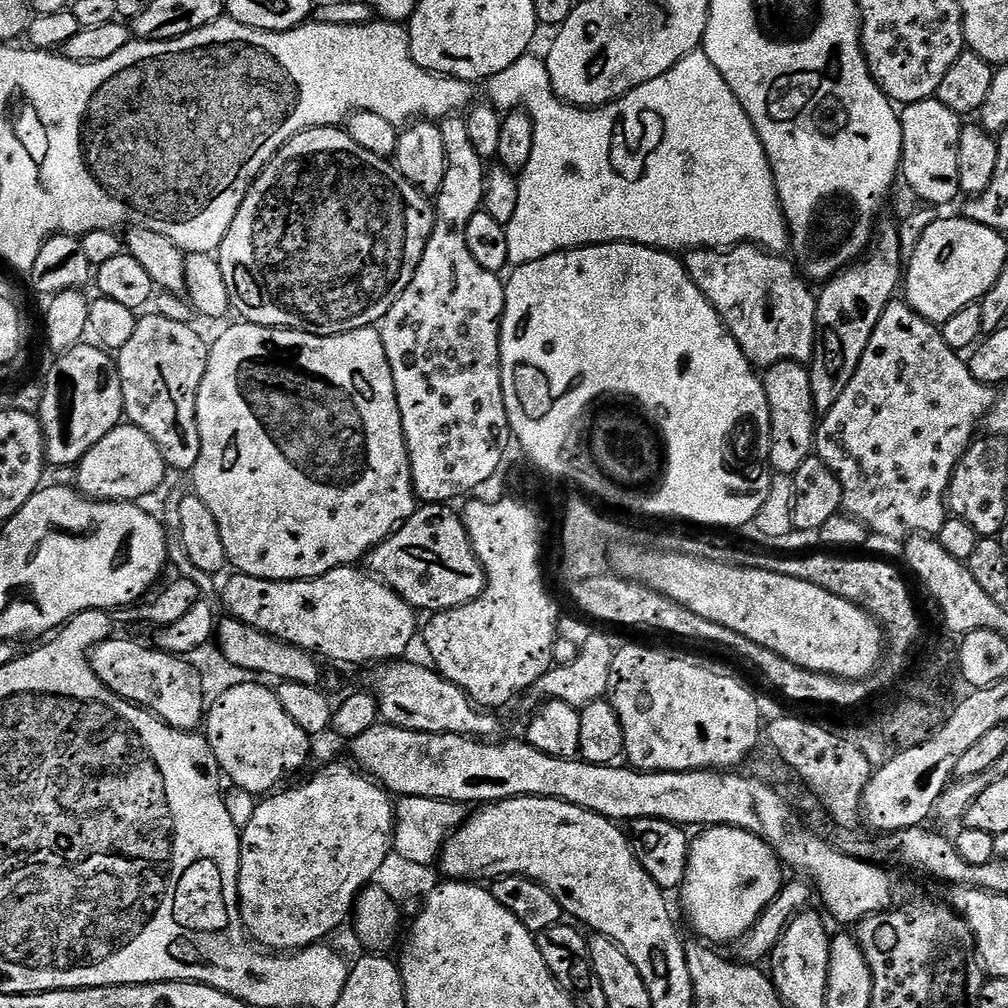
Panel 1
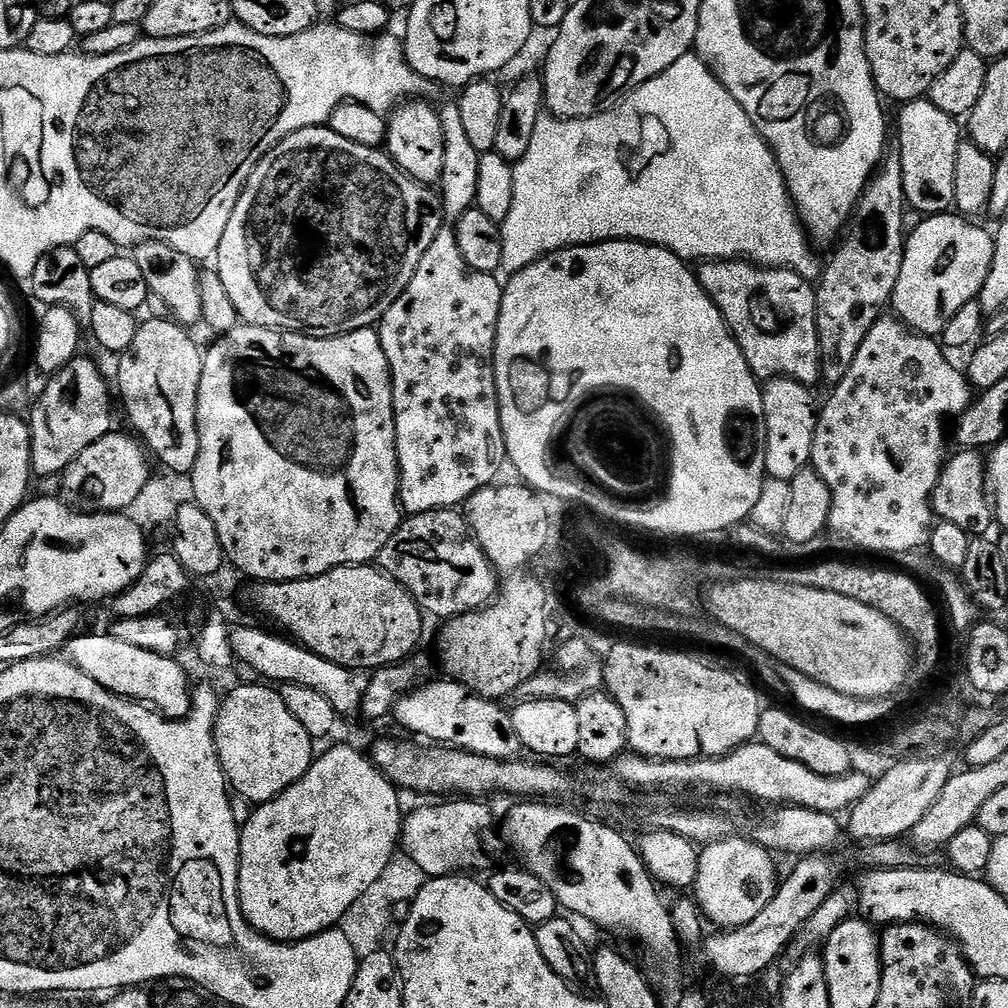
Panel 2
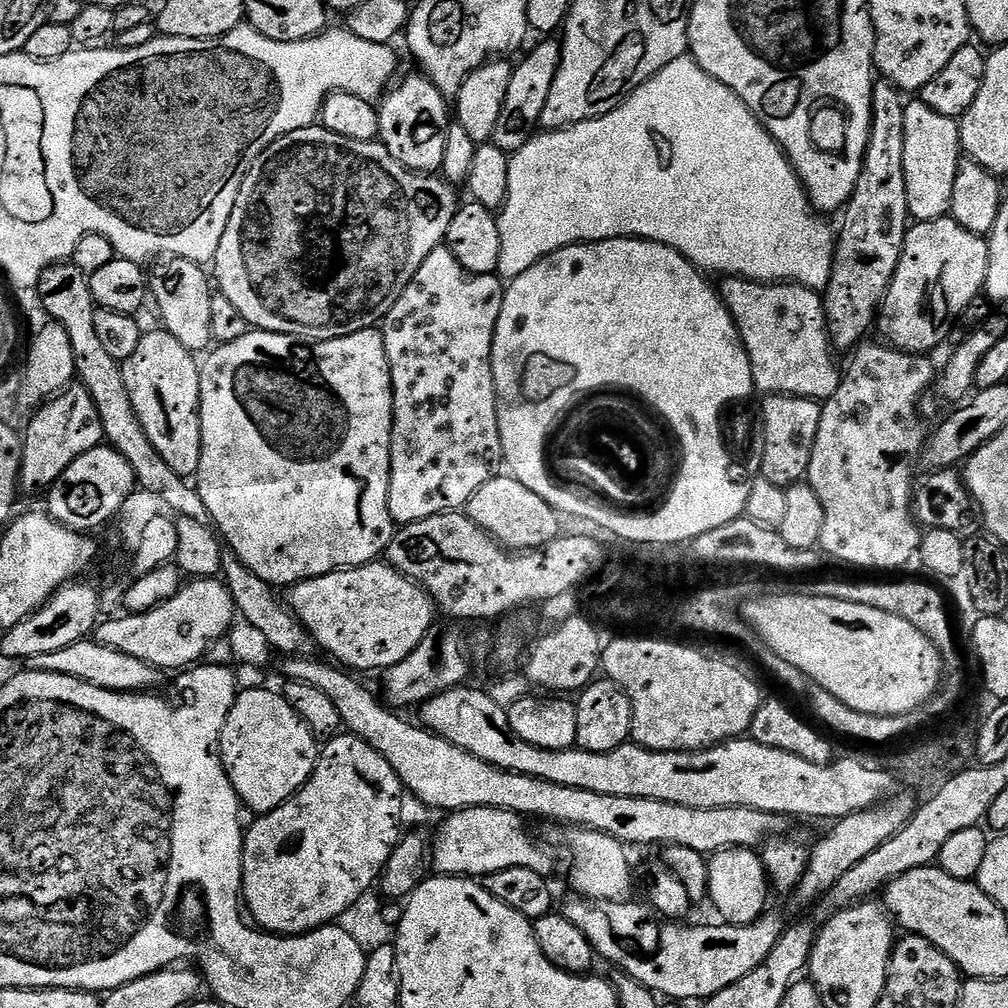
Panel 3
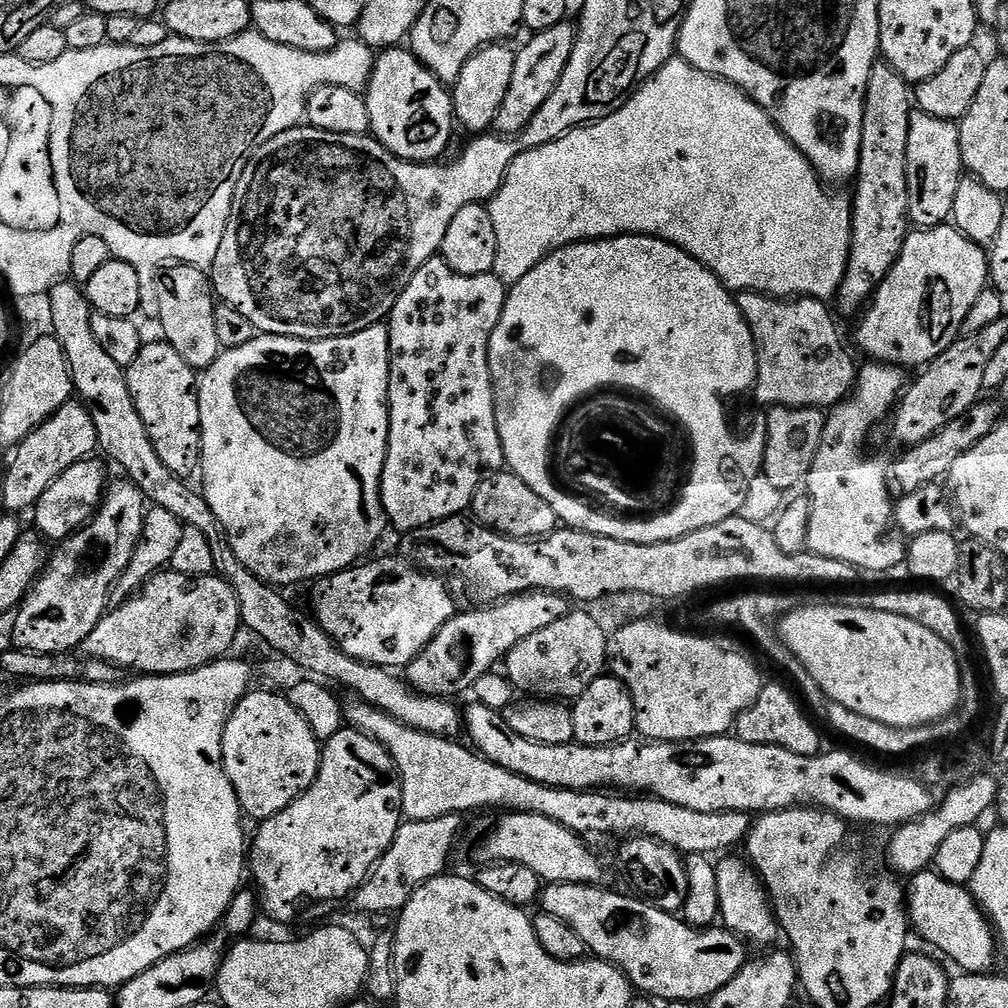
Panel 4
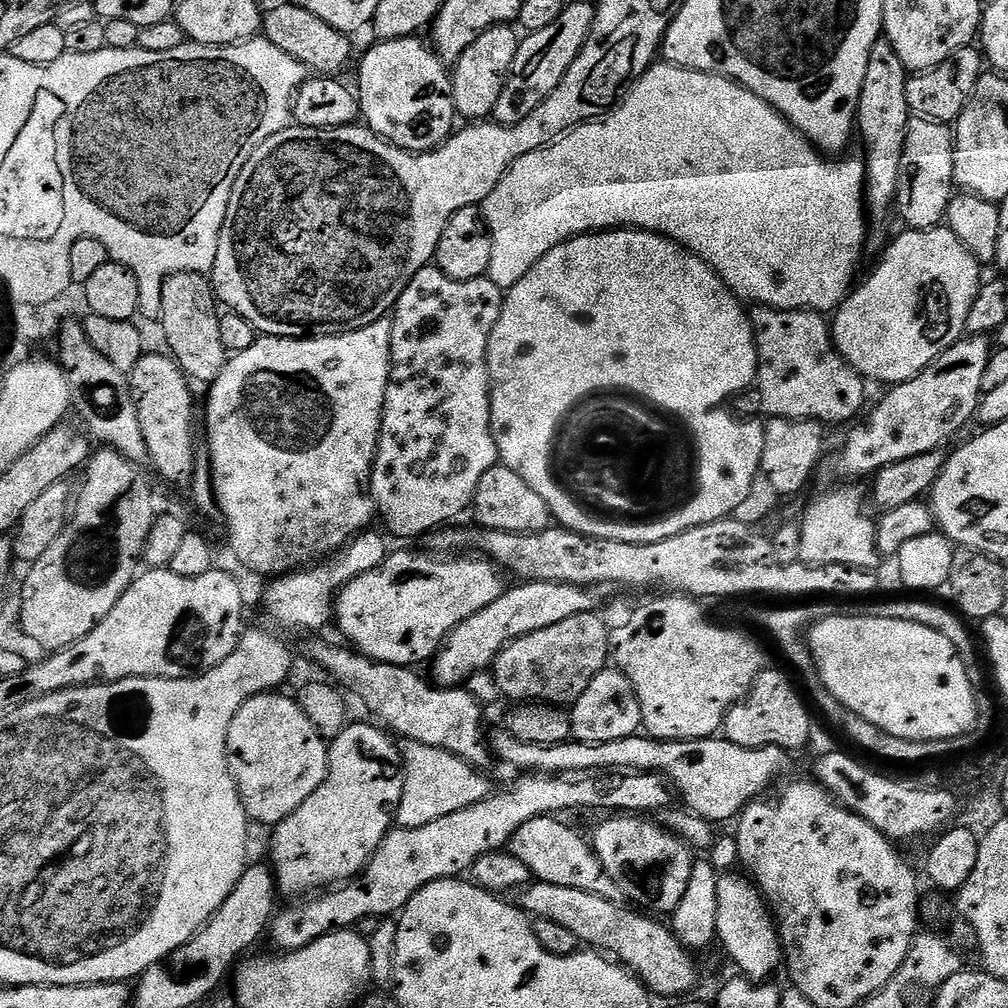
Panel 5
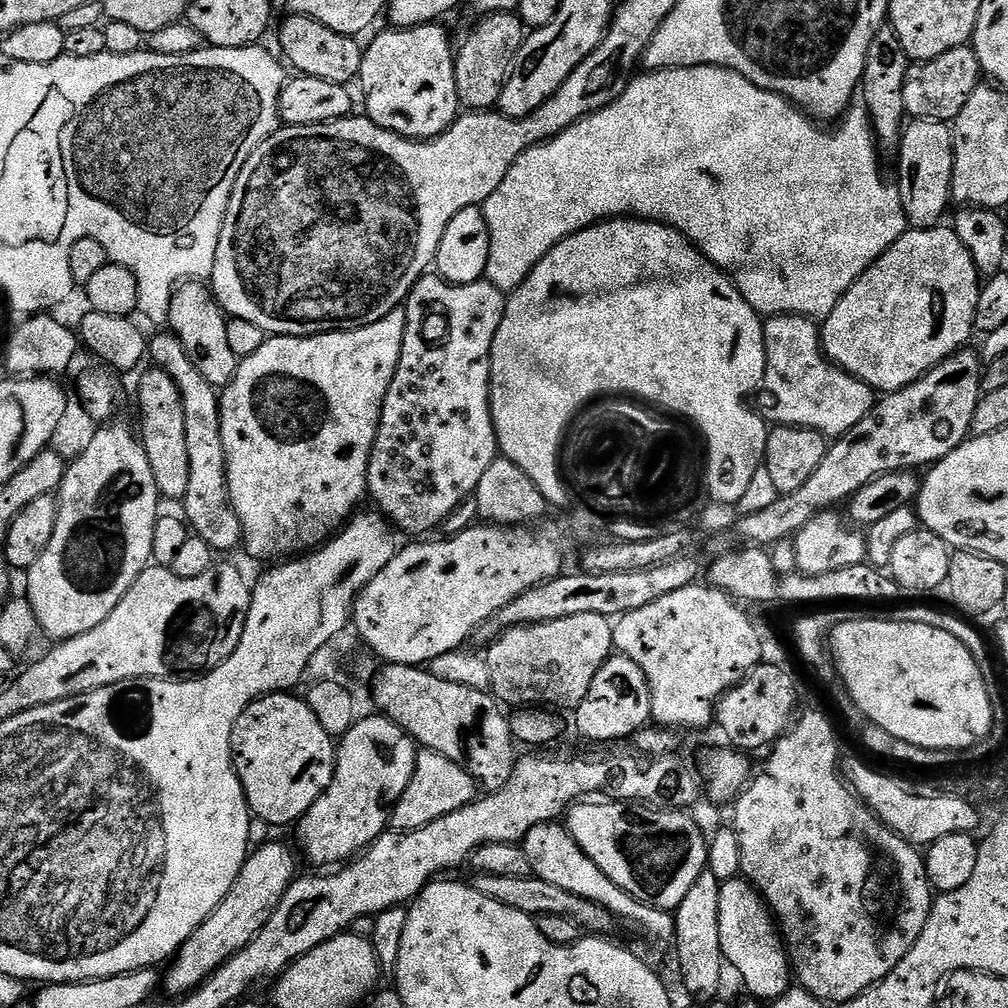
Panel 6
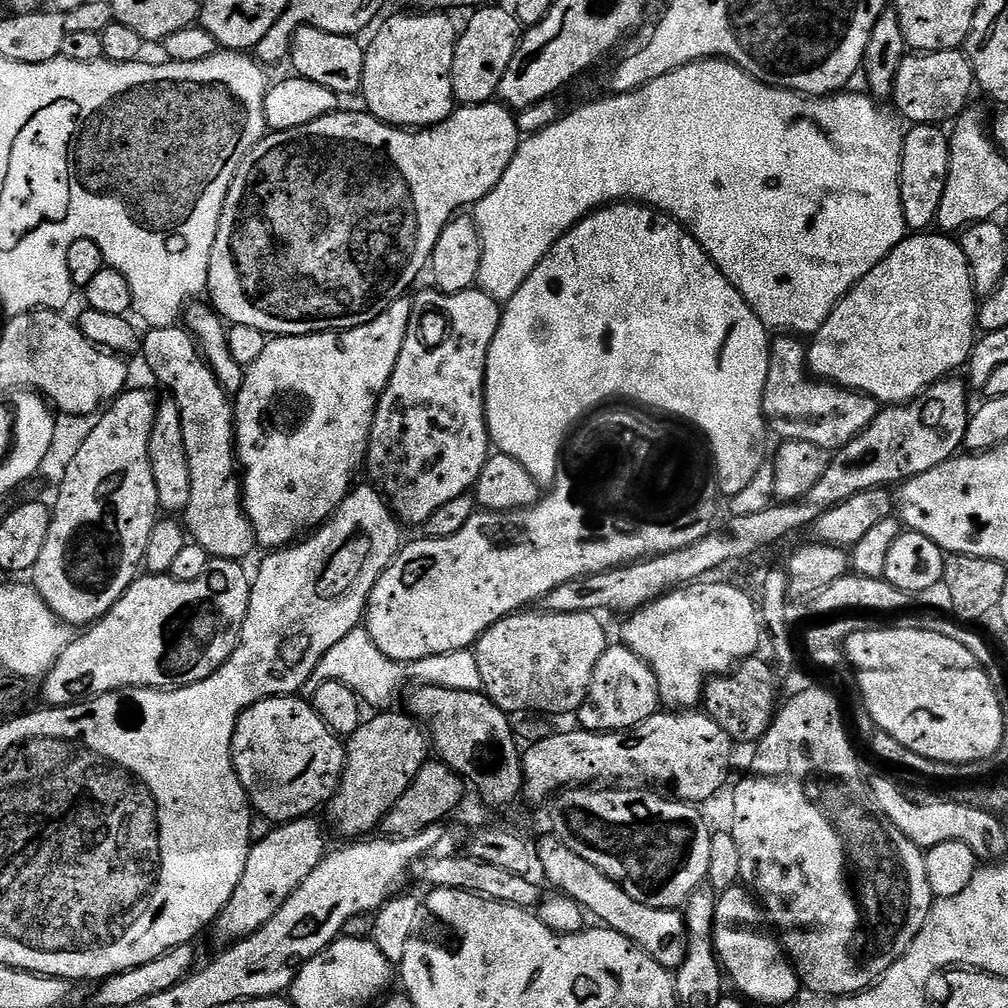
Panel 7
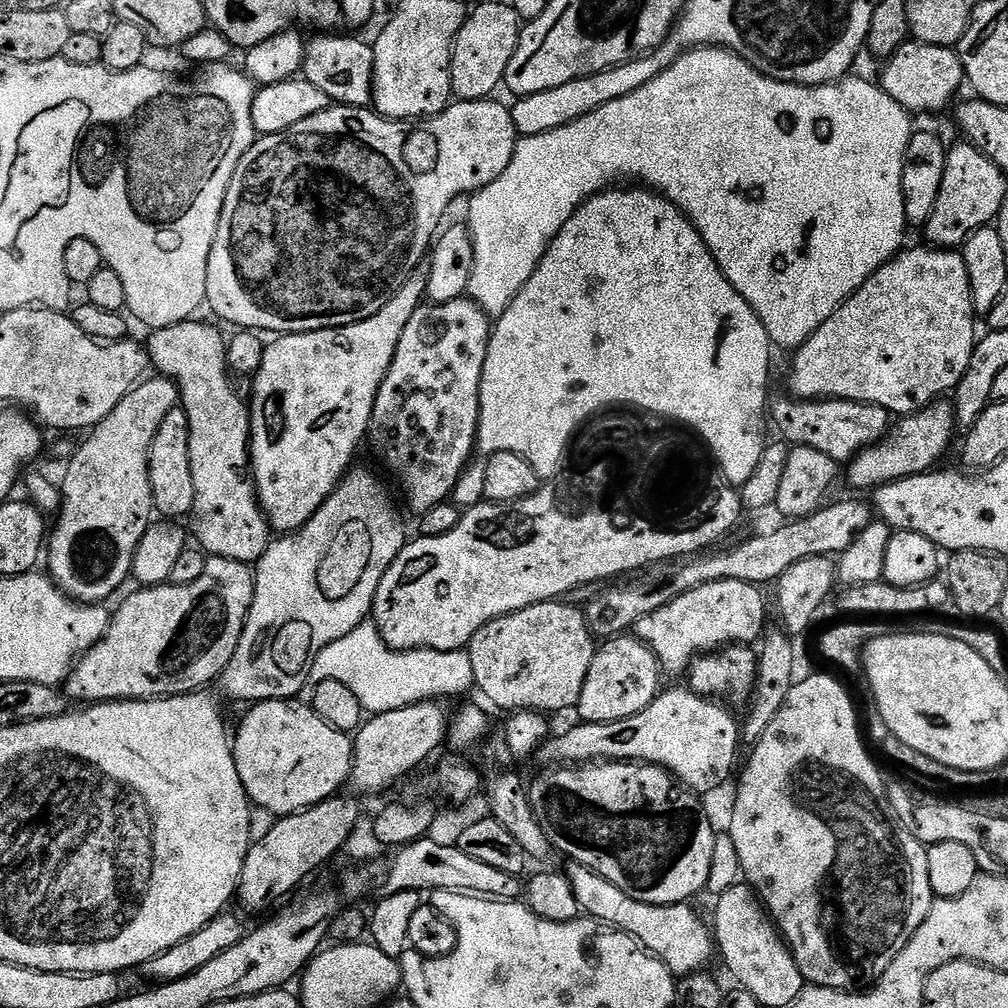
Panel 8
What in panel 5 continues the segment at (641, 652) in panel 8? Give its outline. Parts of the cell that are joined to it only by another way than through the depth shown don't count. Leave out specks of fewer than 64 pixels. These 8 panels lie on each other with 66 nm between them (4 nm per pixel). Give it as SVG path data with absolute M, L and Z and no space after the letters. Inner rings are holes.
M605 666L596 677L582 690L582 694L570 708L572 724L571 739L581 744L597 744L598 742L618 742L618 738L630 738L637 735L642 728L642 710L638 702L638 694L626 674L622 674L615 666Z

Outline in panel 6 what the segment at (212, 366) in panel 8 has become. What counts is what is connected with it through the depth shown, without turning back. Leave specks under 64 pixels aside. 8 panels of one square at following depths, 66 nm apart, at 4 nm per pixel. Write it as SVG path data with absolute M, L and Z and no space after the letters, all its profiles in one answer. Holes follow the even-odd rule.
M152 336L148 342L149 361L161 368L178 388L182 402L182 418L186 420L186 458L190 458L190 486L182 501L183 519L195 536L211 546L213 553L232 552L242 544L240 523L228 502L228 479L224 469L224 451L220 438L220 397L217 389L204 381L177 336Z

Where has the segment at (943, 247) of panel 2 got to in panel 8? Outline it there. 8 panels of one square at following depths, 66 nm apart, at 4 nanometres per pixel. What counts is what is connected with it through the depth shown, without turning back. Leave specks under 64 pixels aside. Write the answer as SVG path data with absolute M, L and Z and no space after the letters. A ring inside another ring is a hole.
M931 246L923 247L905 247L897 252L861 288L857 288L856 293L850 299L845 300L838 310L834 310L834 314L830 314L830 318L826 318L826 322L822 322L822 326L818 326L818 330L814 330L814 334L802 347L795 349L793 356L796 357L793 358L792 369L788 372L788 388L792 391L789 393L795 399L853 400L863 404L882 406L888 413L901 417L921 412L933 400L941 399L945 394L951 393L955 389L956 384L964 377L966 370L970 366L970 358L972 357L972 352L976 349L978 339L978 331L976 332L978 317L972 310L970 274L966 274L966 262L959 251L933 248Z

